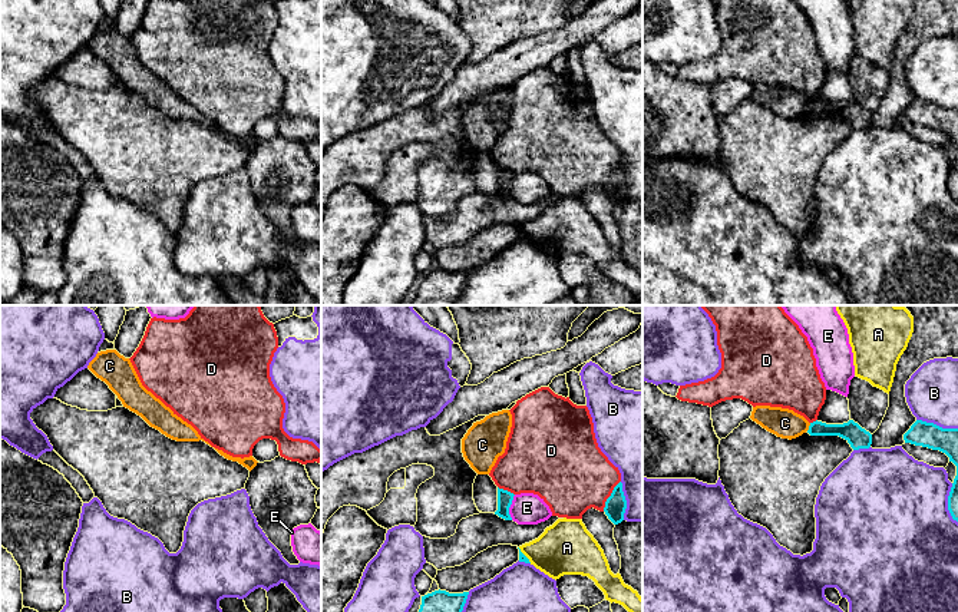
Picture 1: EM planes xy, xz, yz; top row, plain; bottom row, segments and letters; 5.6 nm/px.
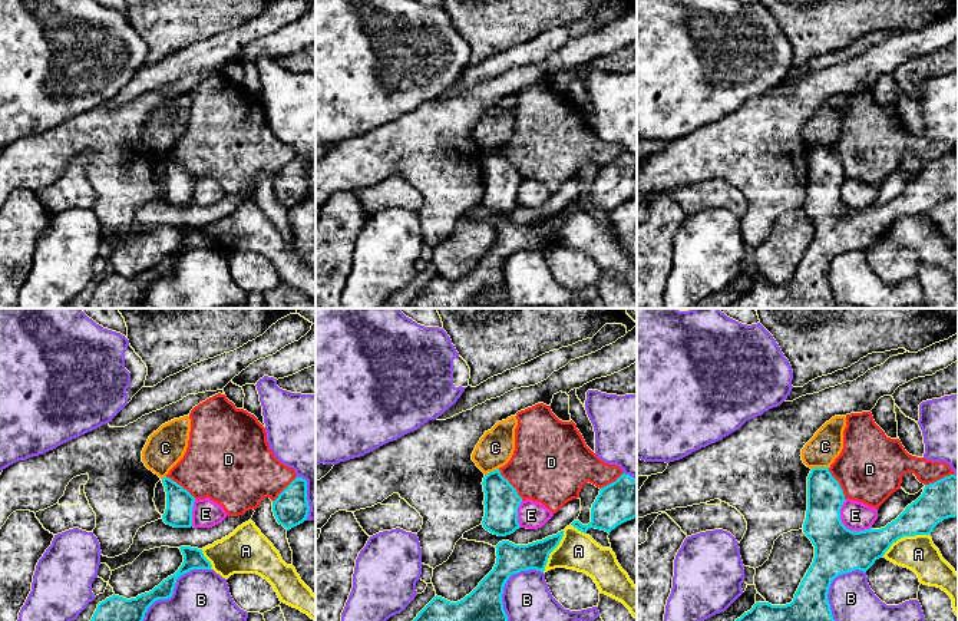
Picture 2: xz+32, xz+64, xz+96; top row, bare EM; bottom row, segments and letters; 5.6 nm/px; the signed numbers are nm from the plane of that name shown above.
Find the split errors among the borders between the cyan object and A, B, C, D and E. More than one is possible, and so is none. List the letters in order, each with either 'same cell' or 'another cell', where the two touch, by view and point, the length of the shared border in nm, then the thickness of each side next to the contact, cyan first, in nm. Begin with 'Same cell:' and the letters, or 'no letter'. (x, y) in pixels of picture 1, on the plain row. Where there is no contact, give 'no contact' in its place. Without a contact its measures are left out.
Same cell: no letter
A: another cell; contact xz (524, 234); length 120 nm; calibres 50 and 300 nm
B: another cell; contact yz (935, 103); length 240 nm; calibres 140 and 300 nm
C: another cell; contact yz (809, 106); length 50 nm; calibres 110 and 170 nm
D: another cell; contact xz (610, 175); length 200 nm; calibres 120 and 420 nm
E: another cell; contact xz (509, 185); length 150 nm; calibres 90 and 180 nm

